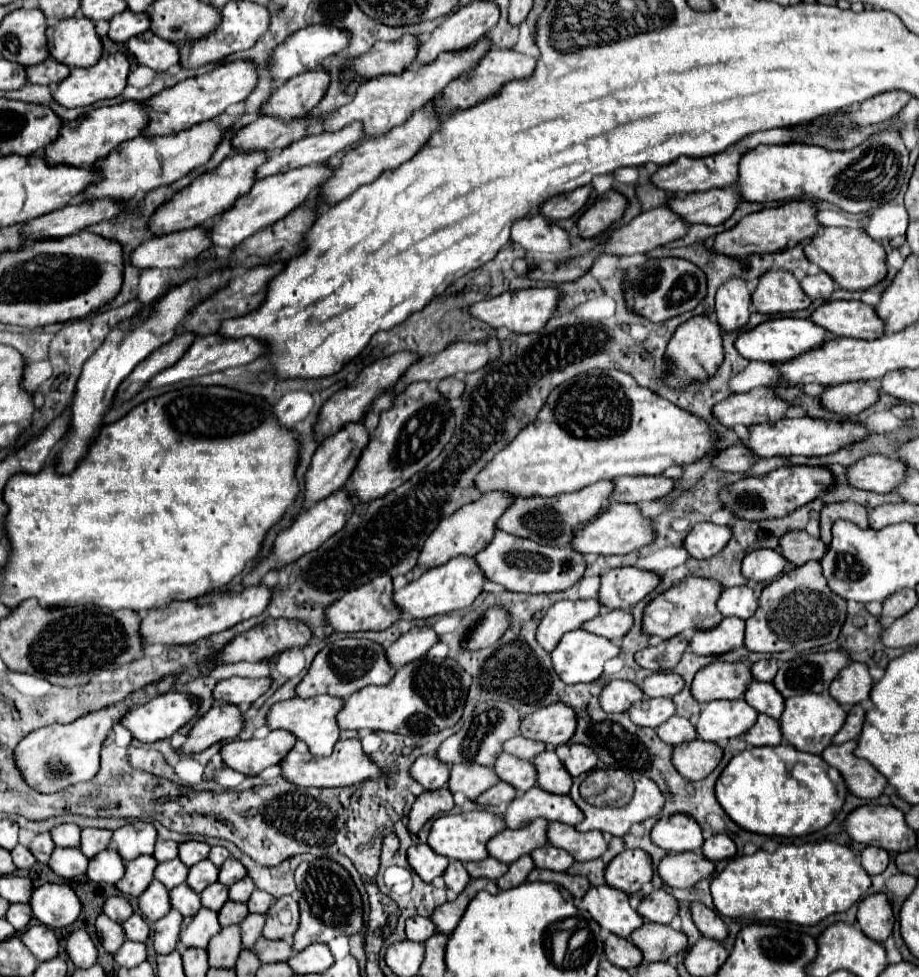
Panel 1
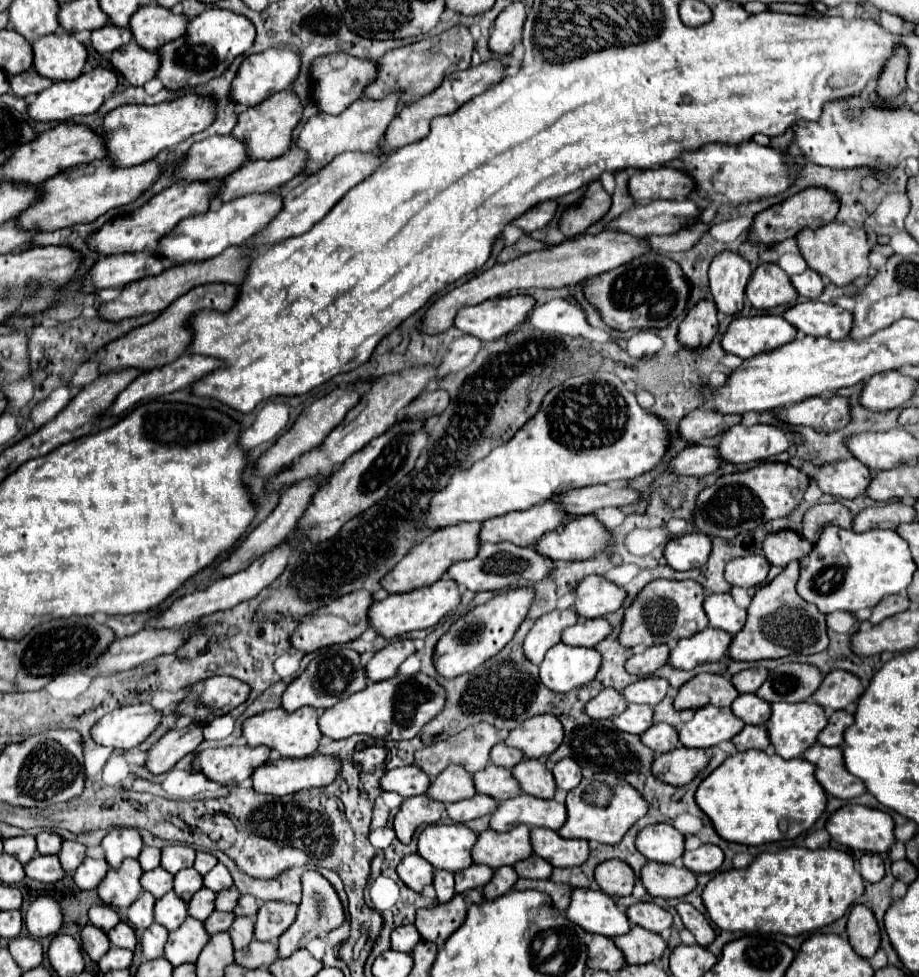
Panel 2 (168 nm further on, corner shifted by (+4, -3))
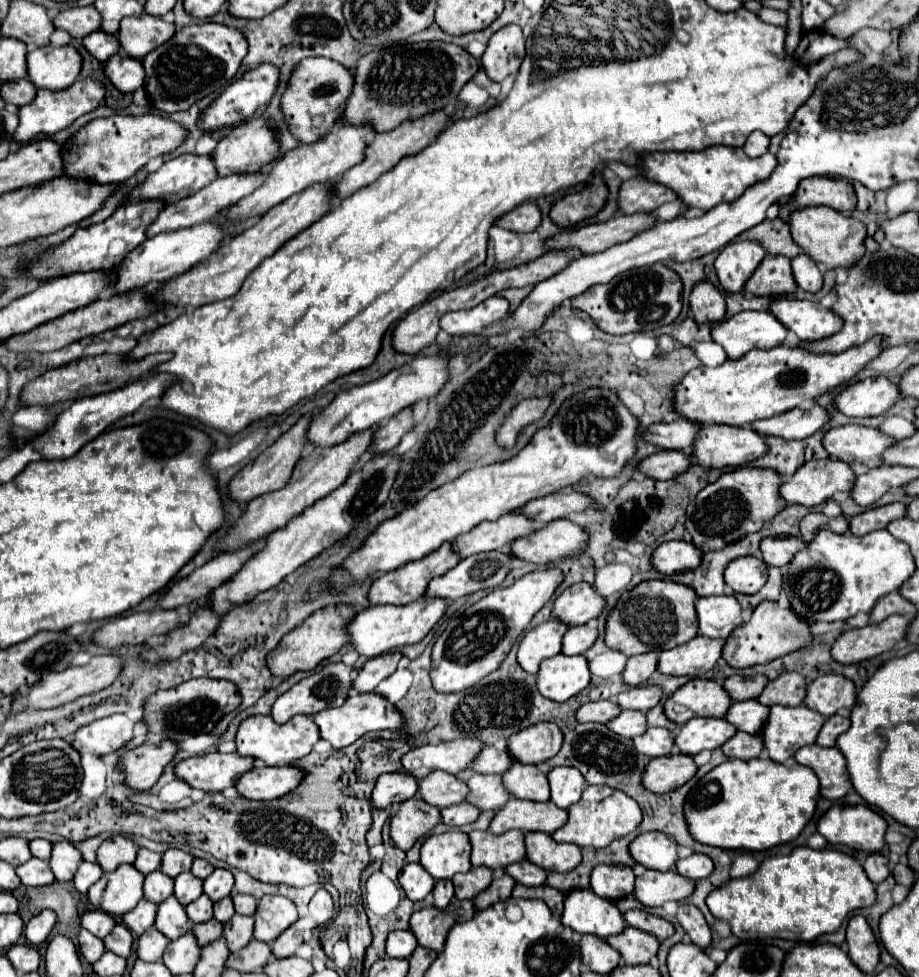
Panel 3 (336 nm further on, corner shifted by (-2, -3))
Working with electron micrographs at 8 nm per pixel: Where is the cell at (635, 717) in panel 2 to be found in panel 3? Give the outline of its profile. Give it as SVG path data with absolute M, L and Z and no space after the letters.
M623 710L617 718L607 722L607 726L619 736L635 738L647 730L647 718L641 710Z

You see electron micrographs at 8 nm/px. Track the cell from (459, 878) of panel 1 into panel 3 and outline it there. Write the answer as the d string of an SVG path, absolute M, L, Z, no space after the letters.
M437 880L435 888L433 888L433 896L435 896L435 906L437 908L447 908L449 902L453 900L453 896L455 896L453 882L451 880L443 880L443 882Z

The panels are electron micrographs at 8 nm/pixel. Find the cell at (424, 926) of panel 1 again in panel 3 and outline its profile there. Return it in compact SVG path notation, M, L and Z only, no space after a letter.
M393 930L387 938L387 956L409 958L417 946L417 938L411 934L411 930Z

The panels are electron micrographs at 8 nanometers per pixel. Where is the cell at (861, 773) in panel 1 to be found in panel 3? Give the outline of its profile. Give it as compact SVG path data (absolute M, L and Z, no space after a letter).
M811 744L797 750L795 760L809 766L817 774L821 782L821 796L829 800L839 800L853 788L847 774L847 760L837 748L821 748L819 744Z

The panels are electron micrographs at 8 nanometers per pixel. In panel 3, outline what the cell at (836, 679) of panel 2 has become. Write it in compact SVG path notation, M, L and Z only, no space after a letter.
M825 674L807 686L805 704L823 716L833 716L841 708L853 708L857 698L855 684L839 674Z

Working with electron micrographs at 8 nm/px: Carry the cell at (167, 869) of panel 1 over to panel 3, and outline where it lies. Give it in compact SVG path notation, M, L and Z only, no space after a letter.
M155 870L145 876L143 892L145 892L147 900L161 904L163 900L167 900L173 894L173 880L169 876L165 876L161 870Z

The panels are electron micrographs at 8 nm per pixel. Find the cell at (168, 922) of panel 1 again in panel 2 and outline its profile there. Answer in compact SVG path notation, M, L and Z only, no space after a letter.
M151 924L143 936L141 936L141 952L143 952L143 958L145 960L155 960L155 958L161 958L163 956L163 946L167 942L167 930L159 924Z

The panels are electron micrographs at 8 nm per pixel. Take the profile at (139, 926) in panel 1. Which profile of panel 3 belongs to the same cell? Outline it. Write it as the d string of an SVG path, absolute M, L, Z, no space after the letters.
M117 924L117 926L103 938L103 942L105 942L105 948L107 948L107 950L111 950L111 952L123 956L123 958L129 958L131 948L133 948L133 936L131 936L131 932L127 930L127 926L123 926L123 924Z

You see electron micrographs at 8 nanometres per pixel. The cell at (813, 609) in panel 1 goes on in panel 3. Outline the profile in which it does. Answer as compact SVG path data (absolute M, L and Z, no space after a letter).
M763 600L753 610L751 620L745 622L739 630L731 632L723 650L723 658L733 668L749 668L755 664L767 664L799 648L807 648L811 646L811 642L813 634L807 620L799 618L791 608L781 608L775 600Z

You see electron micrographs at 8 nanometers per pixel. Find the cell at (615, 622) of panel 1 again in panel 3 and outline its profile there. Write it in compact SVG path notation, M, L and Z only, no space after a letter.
M571 626L567 630L567 634L563 636L563 648L561 652L567 656L575 656L575 654L585 654L597 640L599 632L597 628L591 626Z

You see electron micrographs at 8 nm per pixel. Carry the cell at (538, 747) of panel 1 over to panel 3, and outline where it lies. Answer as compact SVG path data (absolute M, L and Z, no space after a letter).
M485 746L469 772L481 774L503 774L513 764L513 758L507 750L497 750L495 746Z

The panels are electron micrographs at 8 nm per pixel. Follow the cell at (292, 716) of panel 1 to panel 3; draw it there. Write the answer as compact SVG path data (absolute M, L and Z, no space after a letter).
M299 714L285 724L273 722L271 716L249 716L241 722L237 732L237 754L253 756L255 760L265 762L267 766L287 766L295 760L307 756L313 746L319 742L319 728L313 722L313 716Z

